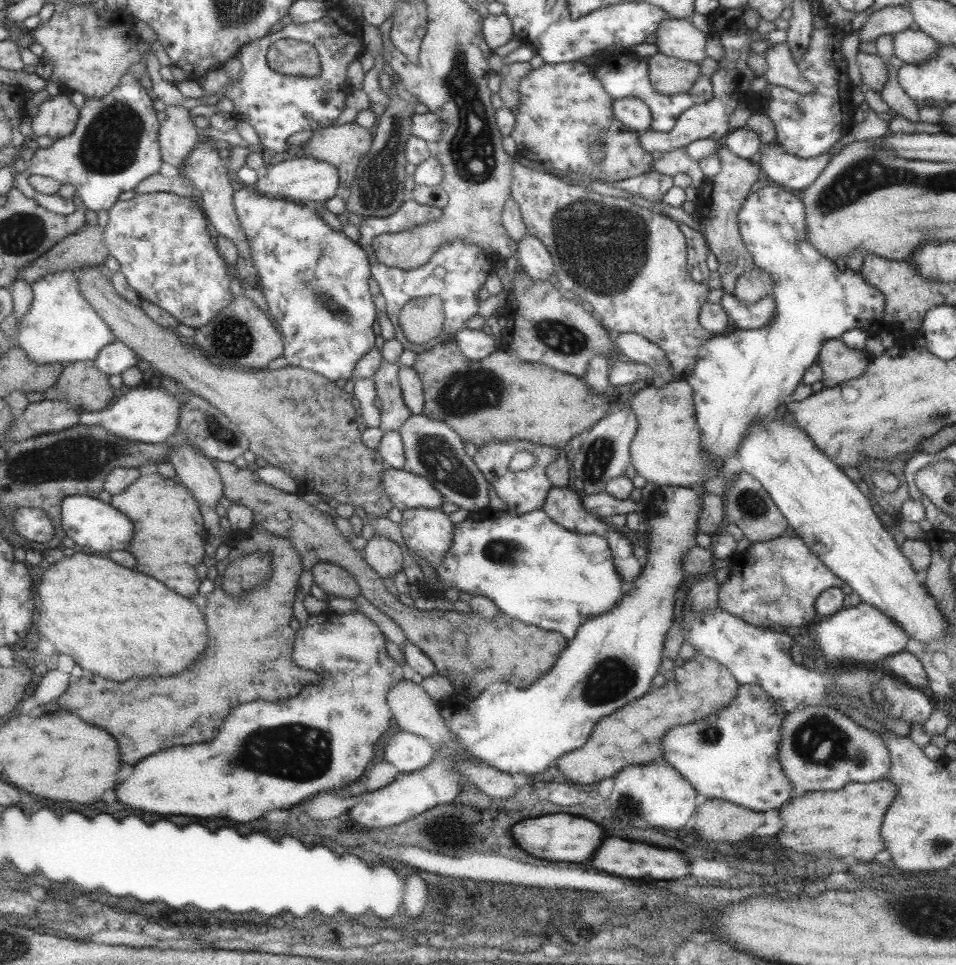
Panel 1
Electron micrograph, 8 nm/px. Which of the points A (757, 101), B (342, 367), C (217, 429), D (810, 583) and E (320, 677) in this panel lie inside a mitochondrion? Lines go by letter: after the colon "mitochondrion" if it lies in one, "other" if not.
A: other
B: other
C: mitochondrion
D: other
E: other

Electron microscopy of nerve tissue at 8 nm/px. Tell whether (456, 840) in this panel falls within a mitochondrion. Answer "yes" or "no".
no

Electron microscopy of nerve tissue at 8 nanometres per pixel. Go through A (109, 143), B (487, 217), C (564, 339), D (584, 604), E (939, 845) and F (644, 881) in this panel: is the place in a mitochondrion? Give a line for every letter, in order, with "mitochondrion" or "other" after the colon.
A: mitochondrion
B: other
C: mitochondrion
D: other
E: mitochondrion
F: other

